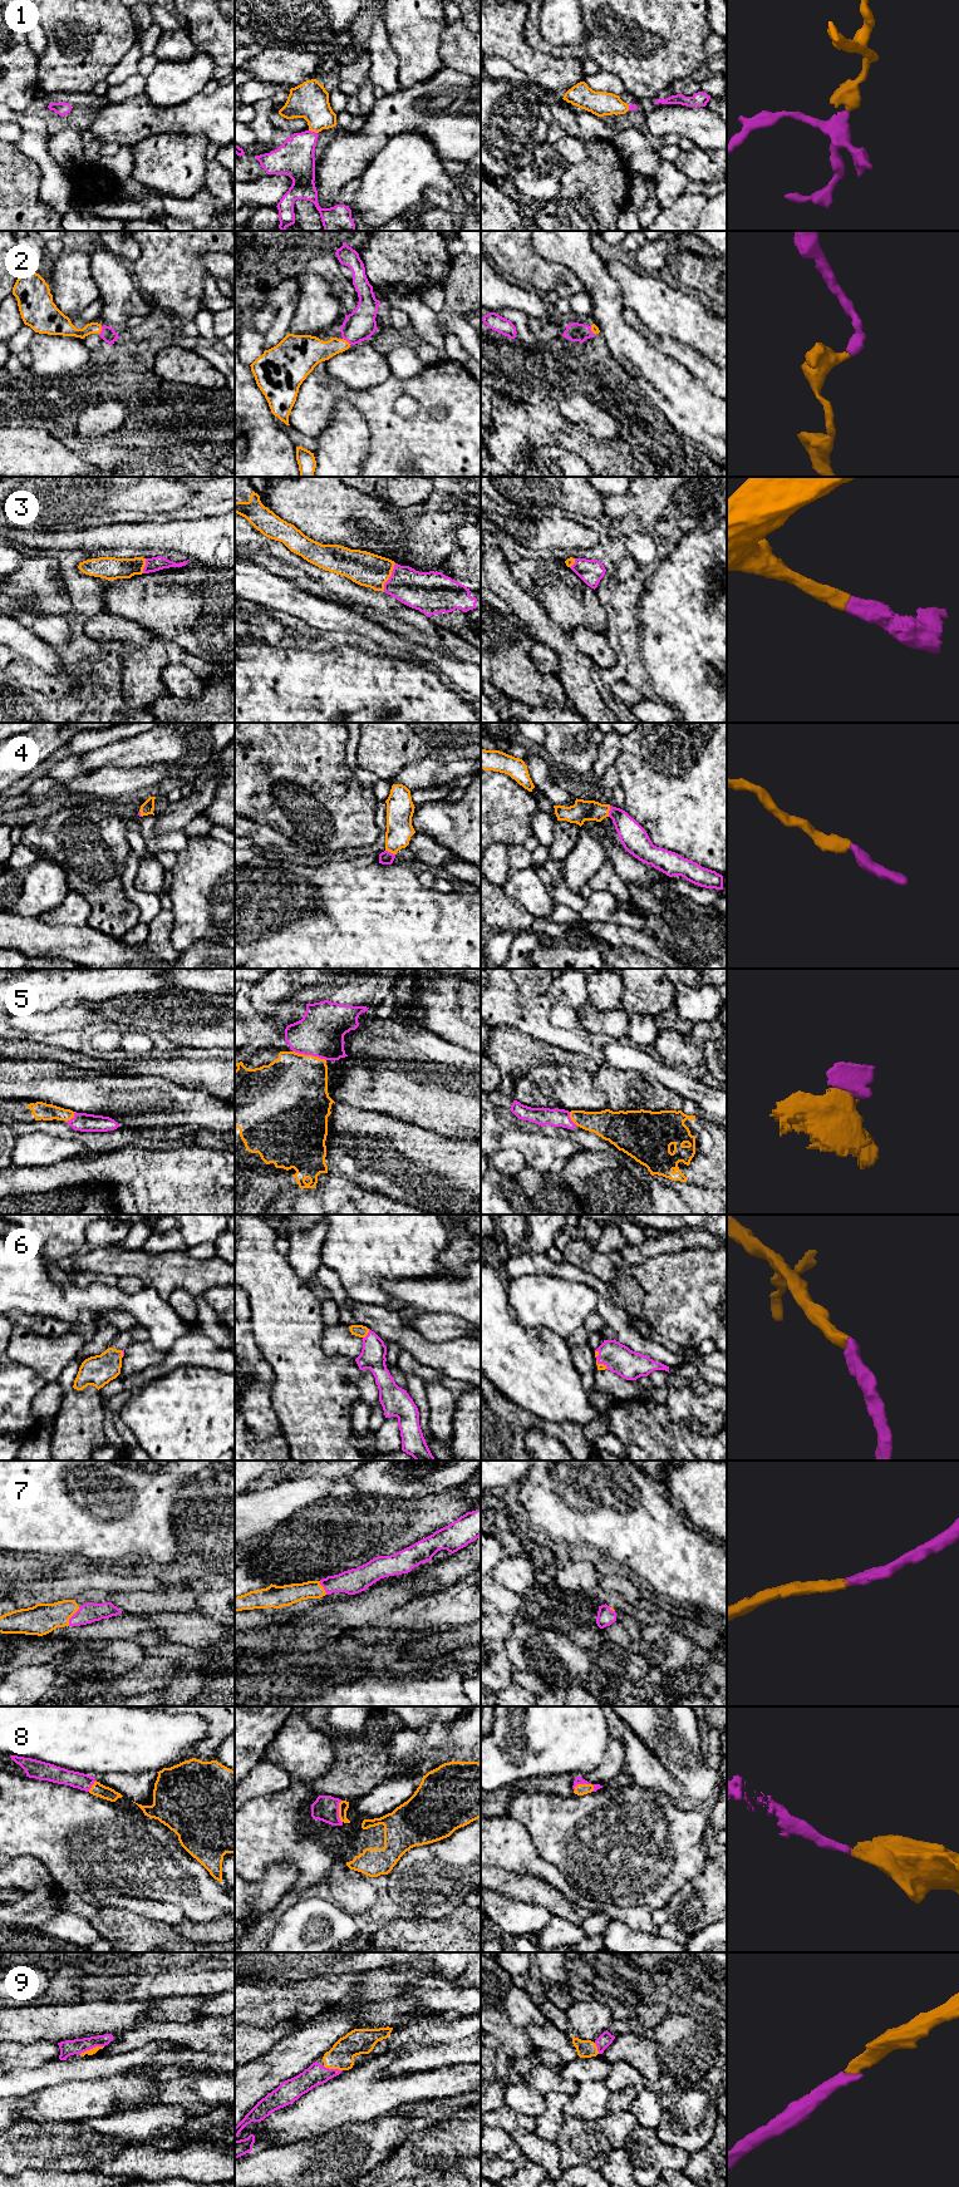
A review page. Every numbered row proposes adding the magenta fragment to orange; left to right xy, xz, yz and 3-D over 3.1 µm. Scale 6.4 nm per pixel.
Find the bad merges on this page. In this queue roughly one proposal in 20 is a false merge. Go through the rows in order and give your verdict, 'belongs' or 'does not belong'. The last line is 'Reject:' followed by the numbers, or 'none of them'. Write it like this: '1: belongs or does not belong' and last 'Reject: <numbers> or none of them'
1: belongs
2: belongs
3: belongs
4: belongs
5: belongs
6: belongs
7: belongs
8: belongs
9: belongs
Reject: none of them

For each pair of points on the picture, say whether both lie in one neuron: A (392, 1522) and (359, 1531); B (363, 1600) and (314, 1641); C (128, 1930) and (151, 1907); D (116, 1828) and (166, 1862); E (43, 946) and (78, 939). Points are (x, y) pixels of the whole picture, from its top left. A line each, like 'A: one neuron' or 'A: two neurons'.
A: one neuron
B: one neuron
C: two neurons
D: one neuron
E: one neuron

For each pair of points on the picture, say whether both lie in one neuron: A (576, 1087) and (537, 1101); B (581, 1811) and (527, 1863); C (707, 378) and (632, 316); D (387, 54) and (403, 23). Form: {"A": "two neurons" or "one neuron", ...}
{"A": "one neuron", "B": "two neurons", "C": "one neuron", "D": "two neurons"}

